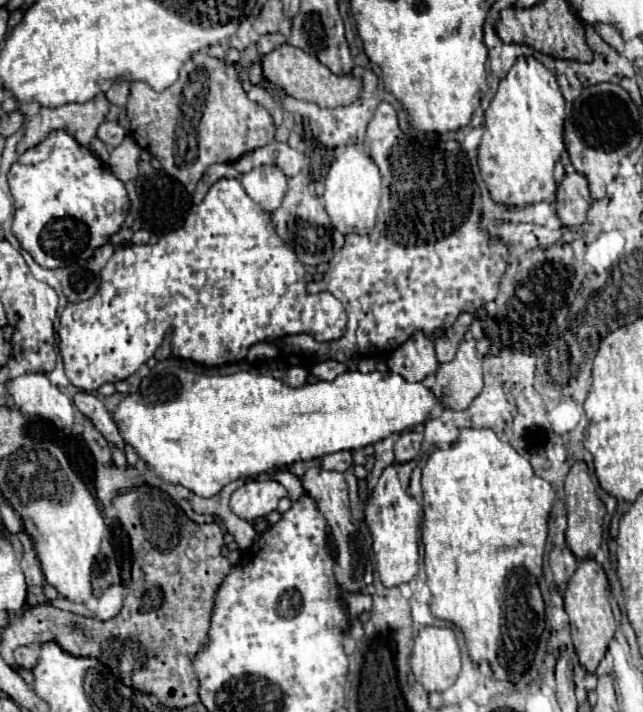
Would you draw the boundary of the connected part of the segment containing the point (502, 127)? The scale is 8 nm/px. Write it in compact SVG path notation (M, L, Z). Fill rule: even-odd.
M521 56L509 70L509 74L499 82L499 88L485 110L485 132L479 144L479 170L481 178L491 194L491 200L505 204L509 210L521 210L527 204L551 200L555 196L553 168L563 152L563 120L565 120L565 100L561 96L557 78L533 56Z

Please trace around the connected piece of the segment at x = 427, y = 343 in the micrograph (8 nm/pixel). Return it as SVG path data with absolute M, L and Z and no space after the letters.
M415 332L405 344L401 344L387 364L391 372L401 374L407 382L421 382L439 368L433 342L423 332Z

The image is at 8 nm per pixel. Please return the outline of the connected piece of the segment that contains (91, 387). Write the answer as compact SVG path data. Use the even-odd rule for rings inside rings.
M235 178L217 180L201 204L193 206L185 224L165 234L157 244L117 246L111 260L101 270L97 294L85 302L71 302L59 322L59 352L65 374L73 386L95 392L103 382L125 380L145 364L171 330L173 356L205 366L239 362L249 346L273 342L285 334L311 334L317 342L341 338L347 326L343 304L329 292L305 292L305 270L293 248L277 236L269 214L247 194L235 196Z

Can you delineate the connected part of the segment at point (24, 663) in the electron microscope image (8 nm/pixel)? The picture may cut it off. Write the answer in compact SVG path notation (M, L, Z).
M19 646L15 650L15 660L21 668L31 670L37 664L37 658L39 658L39 646Z

